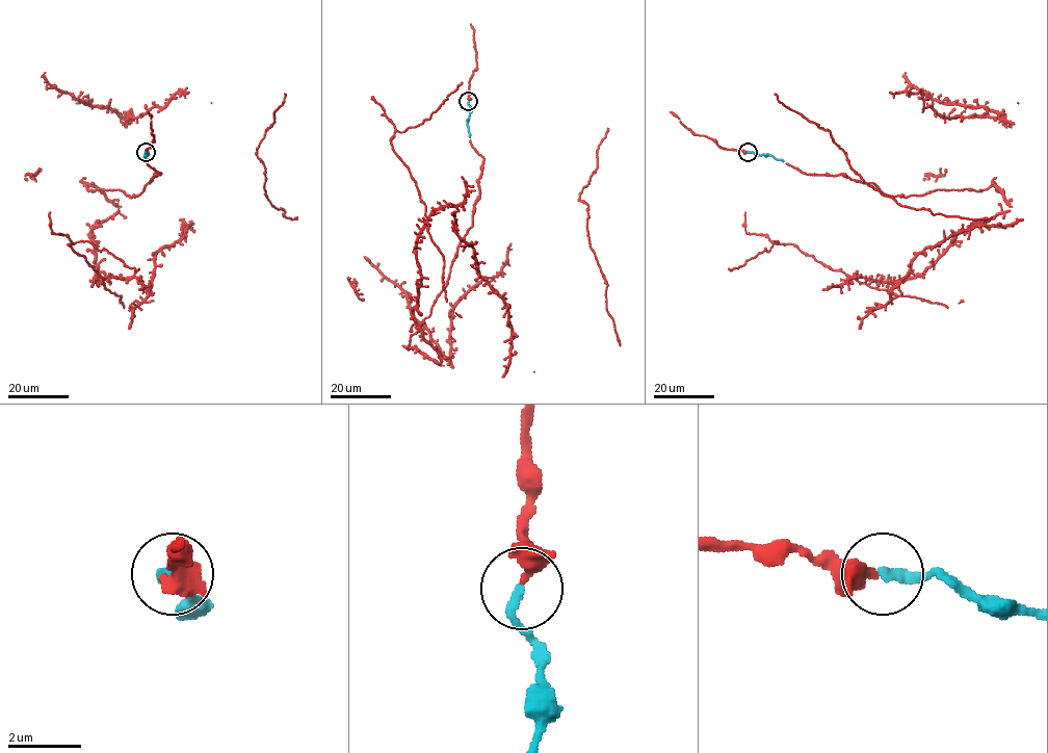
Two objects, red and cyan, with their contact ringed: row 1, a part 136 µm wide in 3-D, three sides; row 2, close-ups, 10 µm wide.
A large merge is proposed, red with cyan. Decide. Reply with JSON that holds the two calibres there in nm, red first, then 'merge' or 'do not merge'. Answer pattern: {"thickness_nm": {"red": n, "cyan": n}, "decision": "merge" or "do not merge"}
{"thickness_nm": {"red": 240, "cyan": 240}, "decision": "merge"}

